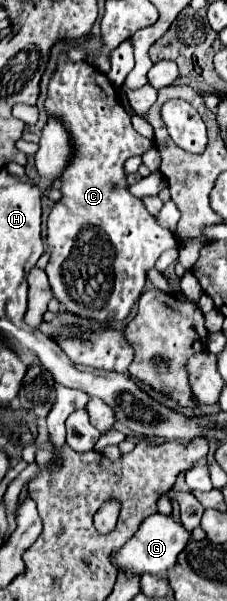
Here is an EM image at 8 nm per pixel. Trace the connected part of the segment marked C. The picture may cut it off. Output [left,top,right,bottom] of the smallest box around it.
[45,53,181,323]

